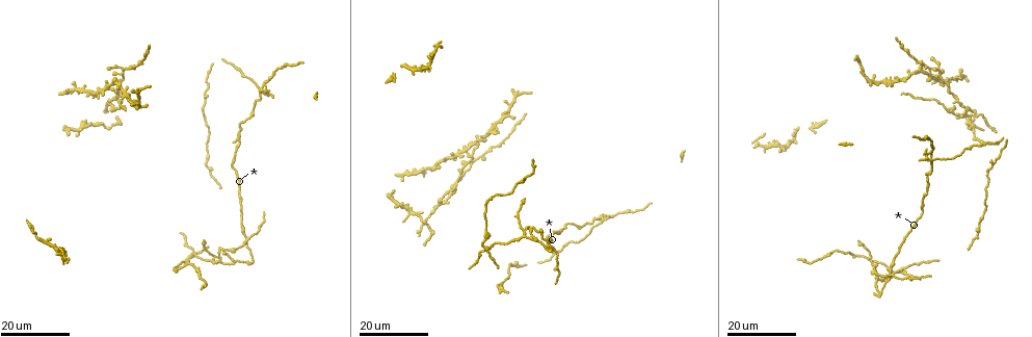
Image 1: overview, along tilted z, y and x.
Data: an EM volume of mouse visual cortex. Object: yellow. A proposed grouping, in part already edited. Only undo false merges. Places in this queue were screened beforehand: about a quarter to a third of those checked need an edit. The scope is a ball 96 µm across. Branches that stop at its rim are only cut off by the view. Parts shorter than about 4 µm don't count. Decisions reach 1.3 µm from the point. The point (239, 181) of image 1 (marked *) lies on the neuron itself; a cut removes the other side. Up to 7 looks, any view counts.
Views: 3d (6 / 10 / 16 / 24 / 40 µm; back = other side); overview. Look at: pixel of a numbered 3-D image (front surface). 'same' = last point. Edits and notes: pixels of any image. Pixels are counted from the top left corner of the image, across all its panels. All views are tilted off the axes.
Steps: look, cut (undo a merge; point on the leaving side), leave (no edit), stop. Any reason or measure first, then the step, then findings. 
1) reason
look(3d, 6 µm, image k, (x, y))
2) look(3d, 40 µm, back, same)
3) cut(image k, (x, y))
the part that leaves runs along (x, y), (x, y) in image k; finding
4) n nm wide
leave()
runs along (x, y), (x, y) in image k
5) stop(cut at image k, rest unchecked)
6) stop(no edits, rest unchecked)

look(3d, 16 µm, image 1, (178, 269))

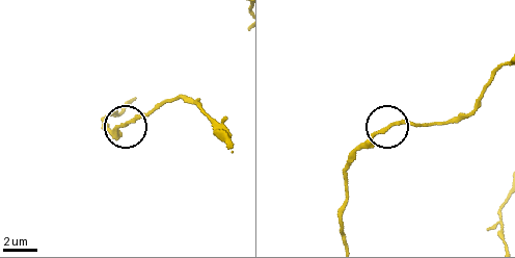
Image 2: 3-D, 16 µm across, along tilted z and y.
look(3d, 6 µm, image 2, (384, 131))

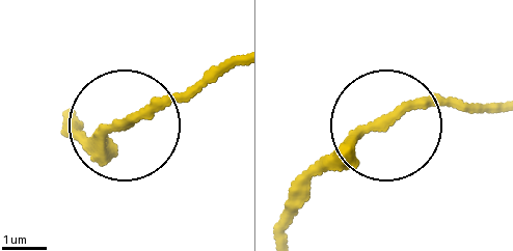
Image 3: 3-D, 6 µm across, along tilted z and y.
side arm 24 µm
leave()
continuous, no second neuron

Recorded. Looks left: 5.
three-way junction
look(3d, 16 µm, image 1, (523, 235))

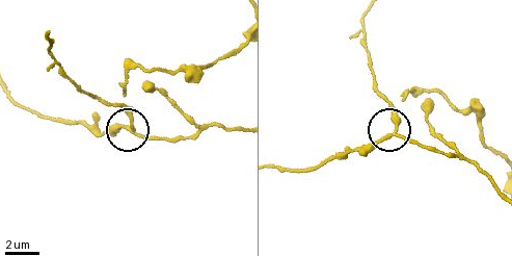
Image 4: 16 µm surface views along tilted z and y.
look(3d, 10 µm, image 4, (393, 132))

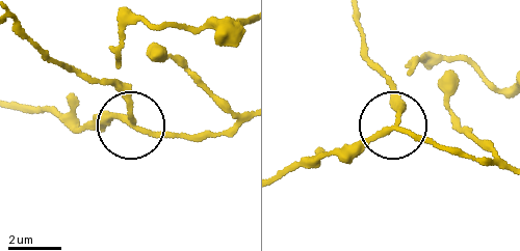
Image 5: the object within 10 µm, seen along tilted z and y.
side arm 15 µm; 3 arms
leave()
continuous, no second neuron

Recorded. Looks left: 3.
sudden change in width
look(3d, 16 µm, image 1, (99, 124))

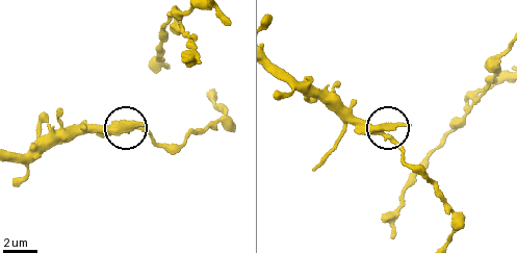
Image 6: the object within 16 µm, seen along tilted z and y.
zoom in
look(3d, 6 µm, image 6, (390, 138))

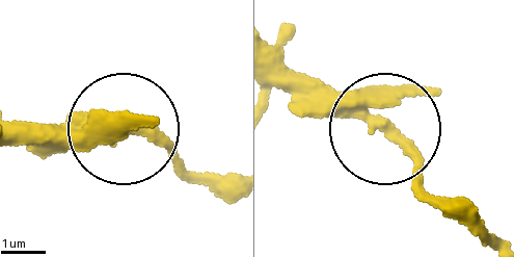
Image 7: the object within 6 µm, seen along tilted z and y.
cut(image 7, (277, 73))
the part that leaves runs along (334, 110), (295, 101), (274, 81) in image 7; a second neuron is stuck on

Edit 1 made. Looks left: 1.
stop(cut at image 7, rest unchecked)

